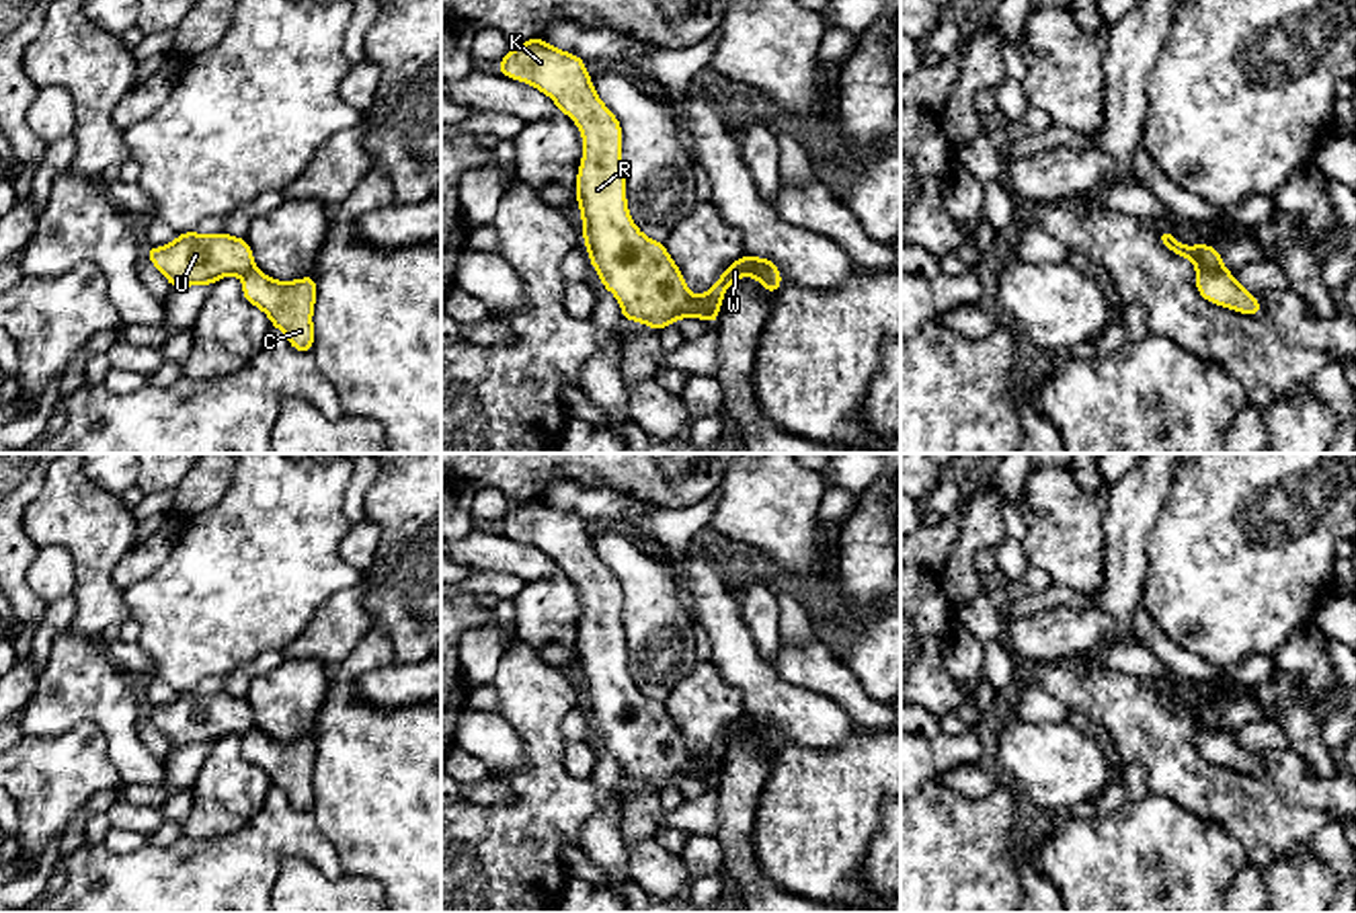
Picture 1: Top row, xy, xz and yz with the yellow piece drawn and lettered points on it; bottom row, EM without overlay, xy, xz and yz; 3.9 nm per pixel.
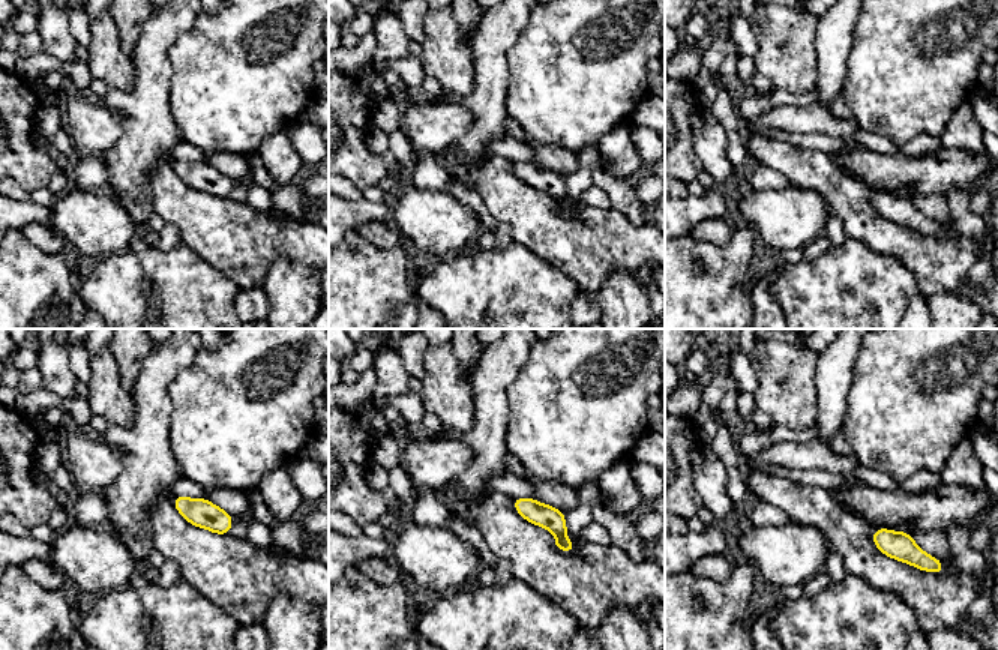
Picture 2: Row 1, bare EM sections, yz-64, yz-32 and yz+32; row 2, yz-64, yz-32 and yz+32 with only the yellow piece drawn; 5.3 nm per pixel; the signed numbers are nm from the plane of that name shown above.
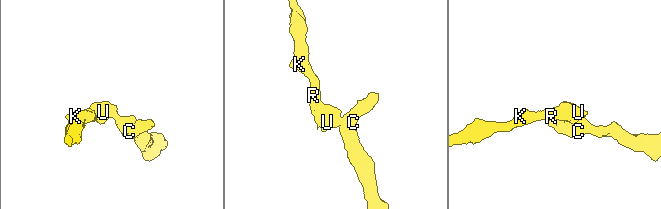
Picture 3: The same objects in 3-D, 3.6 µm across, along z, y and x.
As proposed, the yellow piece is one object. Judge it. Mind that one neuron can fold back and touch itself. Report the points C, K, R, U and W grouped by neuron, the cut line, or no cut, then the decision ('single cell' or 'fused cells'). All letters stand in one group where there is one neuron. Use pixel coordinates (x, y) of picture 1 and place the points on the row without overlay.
C W / K R U; cut in yz along (1199, 725), (1223, 729); fused cells

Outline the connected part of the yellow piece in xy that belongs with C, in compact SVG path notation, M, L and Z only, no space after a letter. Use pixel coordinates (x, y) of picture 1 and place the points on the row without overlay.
M258 728L242 735L244 759L261 767L271 778L273 788L279 788L300 812L310 812L314 806L316 751L314 735L297 741L275 741Z

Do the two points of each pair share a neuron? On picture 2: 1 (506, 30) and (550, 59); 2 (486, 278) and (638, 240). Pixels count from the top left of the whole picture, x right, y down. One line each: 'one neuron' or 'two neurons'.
1: two neurons
2: two neurons

